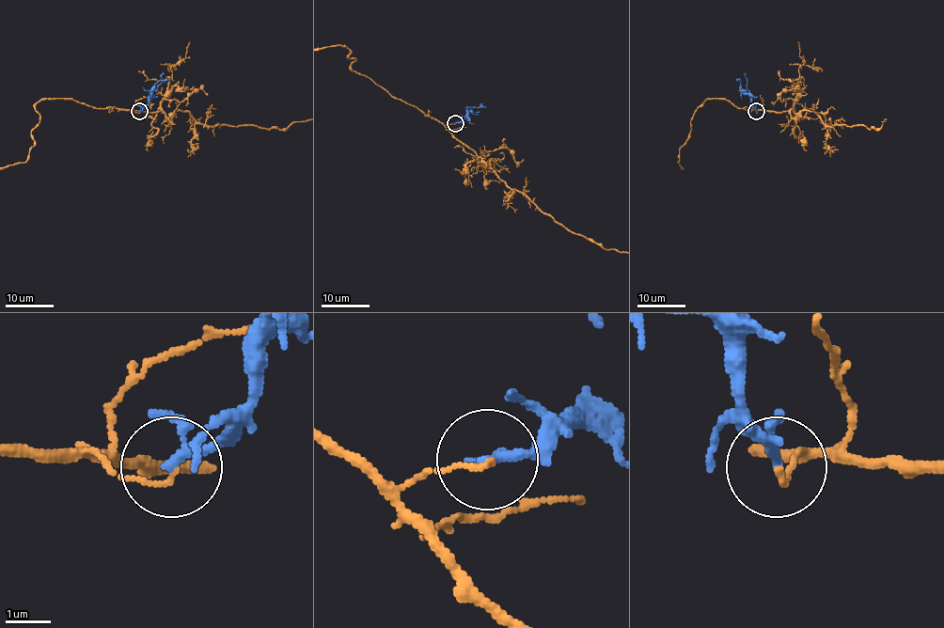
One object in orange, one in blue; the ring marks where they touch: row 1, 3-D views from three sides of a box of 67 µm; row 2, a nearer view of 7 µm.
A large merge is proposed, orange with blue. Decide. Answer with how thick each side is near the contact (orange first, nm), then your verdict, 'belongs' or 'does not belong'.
110/180 nm | does not belong

